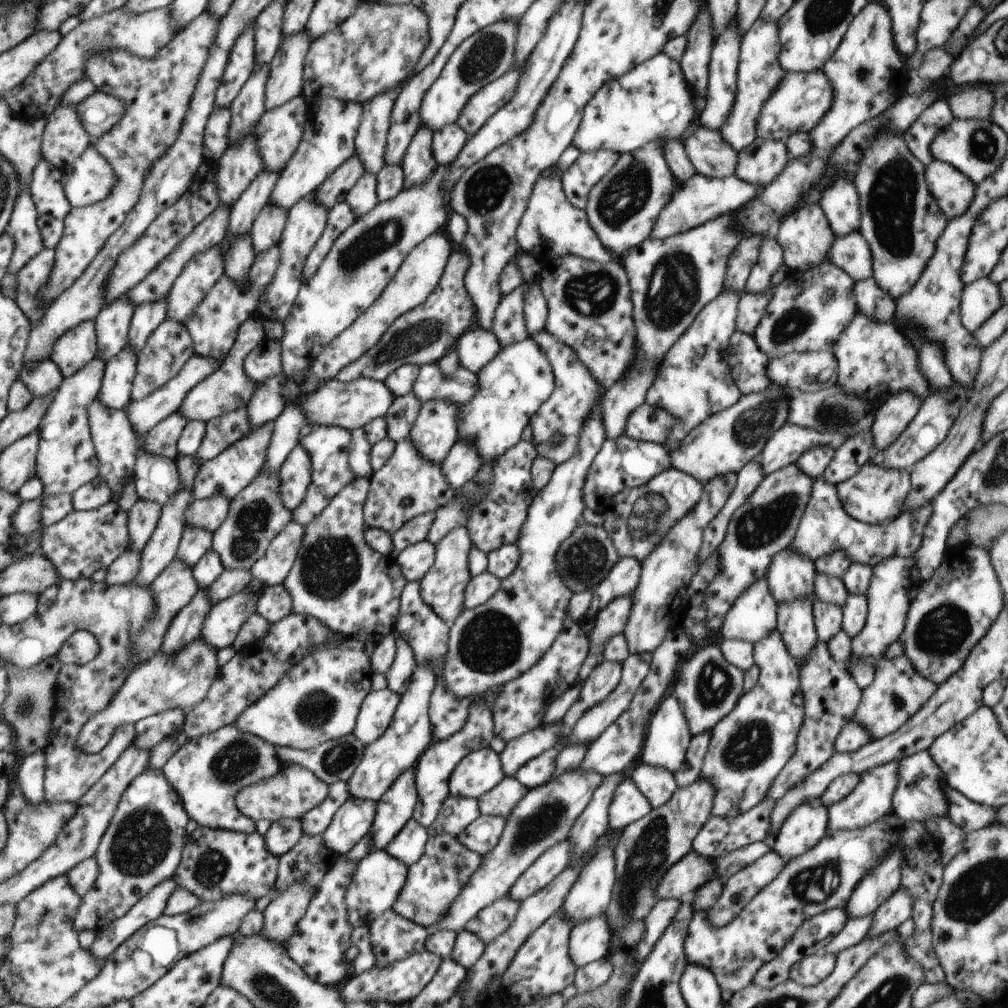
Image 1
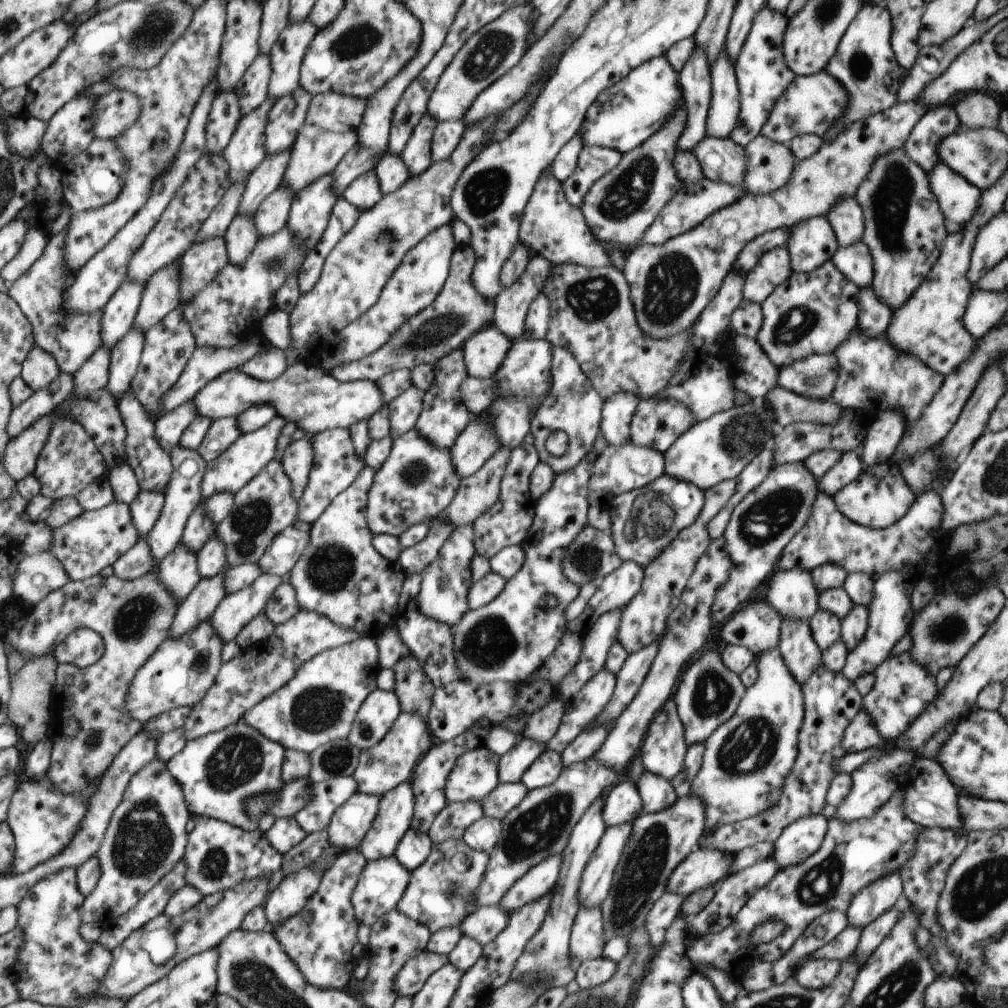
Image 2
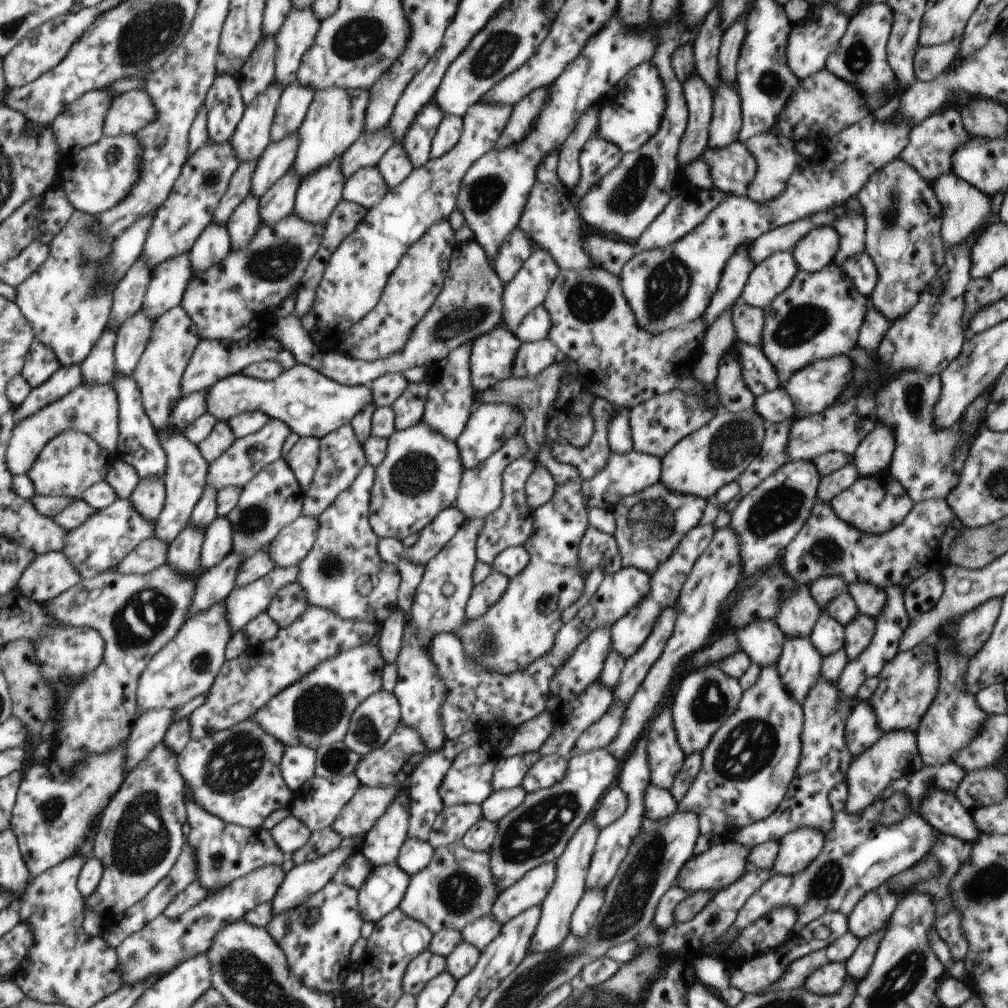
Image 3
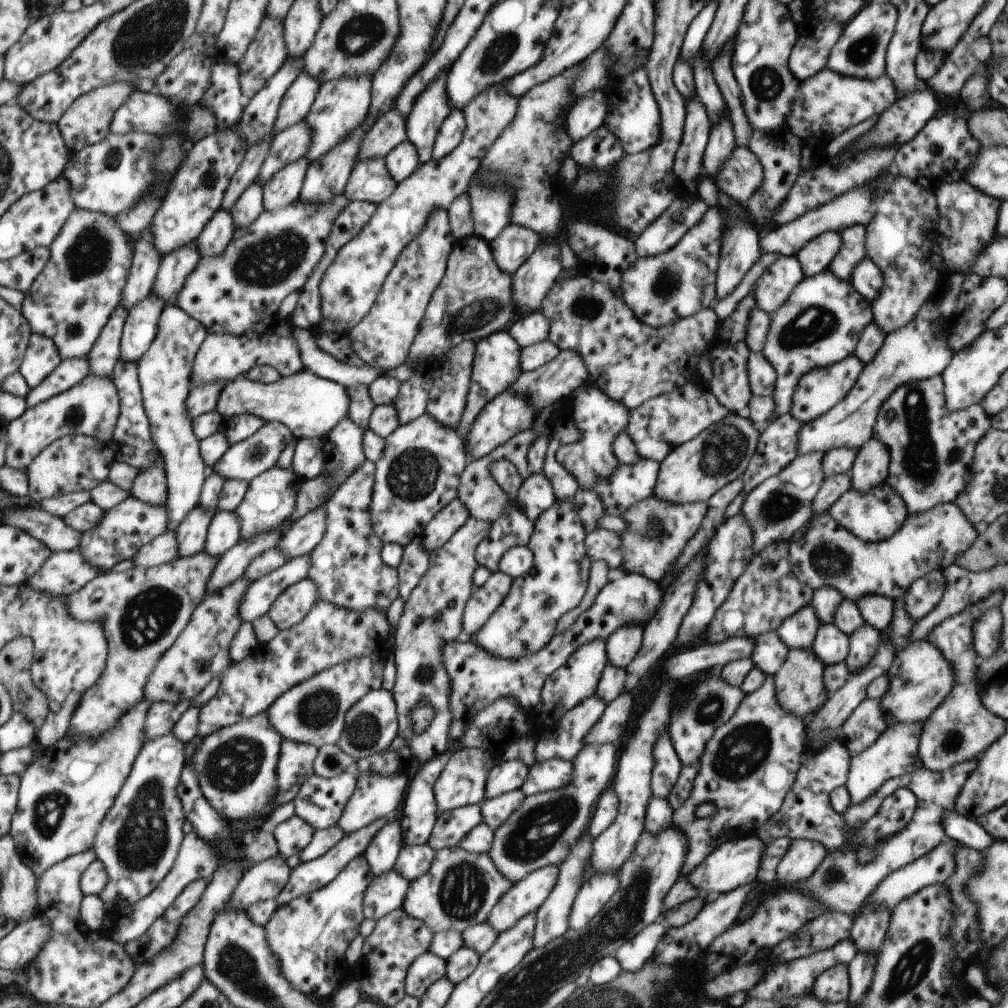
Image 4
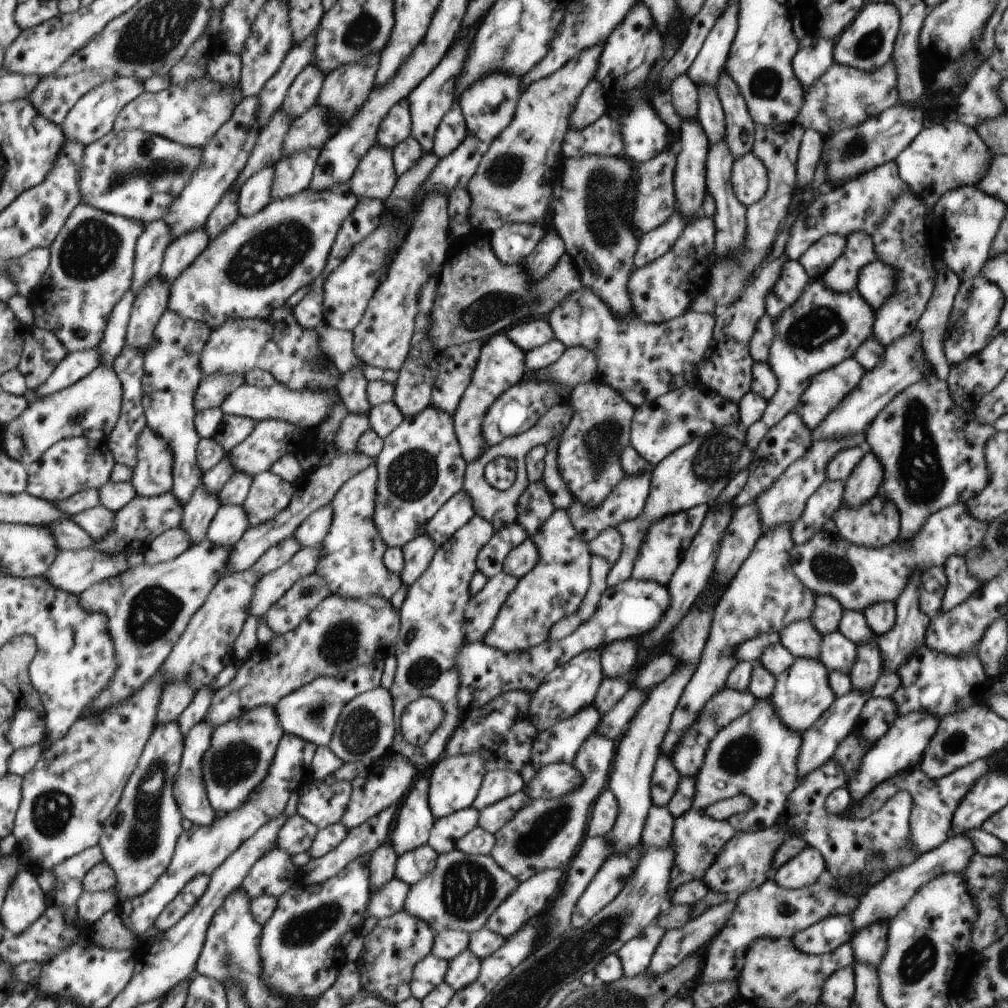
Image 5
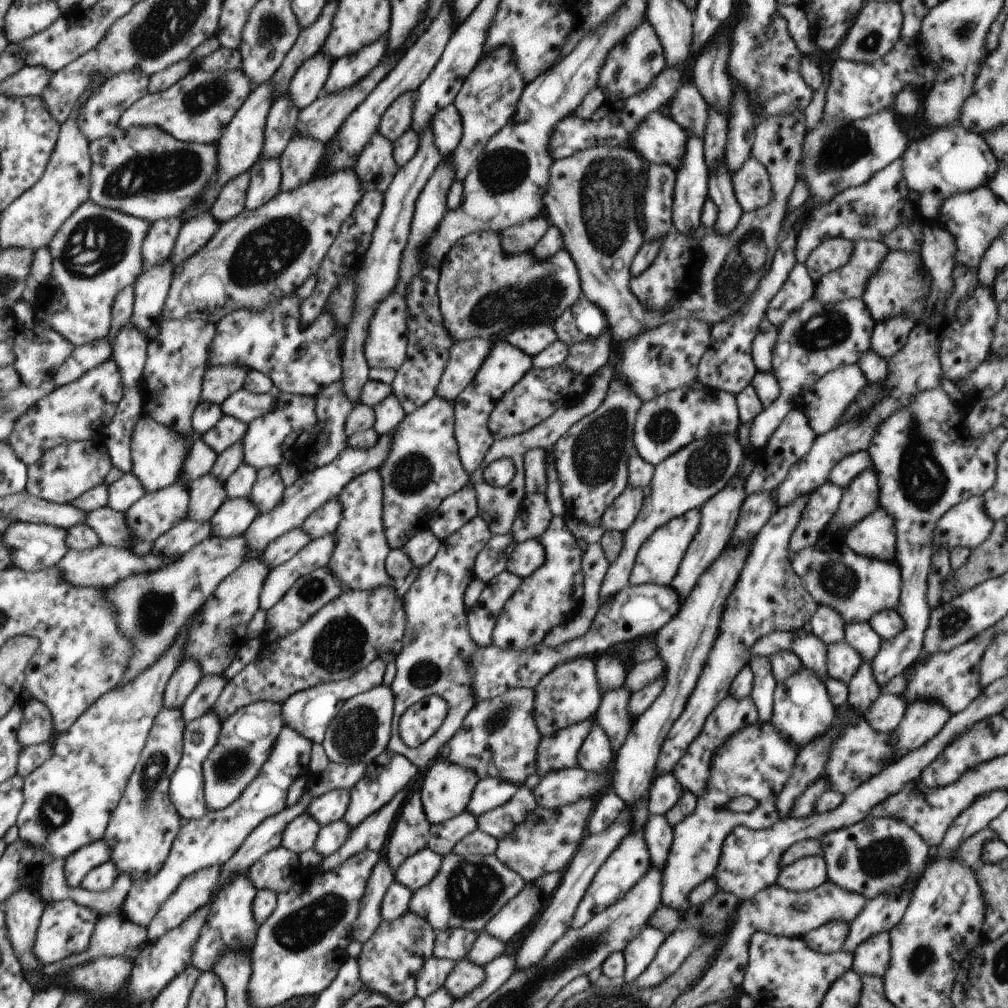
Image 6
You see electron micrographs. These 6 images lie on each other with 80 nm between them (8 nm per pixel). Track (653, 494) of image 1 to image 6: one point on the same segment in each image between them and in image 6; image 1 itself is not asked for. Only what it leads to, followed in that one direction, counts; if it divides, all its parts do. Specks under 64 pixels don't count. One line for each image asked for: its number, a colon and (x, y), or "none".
2: (644, 522)
3: (649, 524)
4: (657, 532)
5: (665, 543)
6: (658, 559)

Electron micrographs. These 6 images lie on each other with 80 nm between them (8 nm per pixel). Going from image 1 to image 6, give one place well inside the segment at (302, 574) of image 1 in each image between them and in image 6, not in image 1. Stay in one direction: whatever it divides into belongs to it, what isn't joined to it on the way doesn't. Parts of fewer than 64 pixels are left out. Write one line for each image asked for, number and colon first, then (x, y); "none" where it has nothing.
2: (340, 575)
3: (343, 572)
4: (346, 566)
5: (352, 564)
6: (358, 561)

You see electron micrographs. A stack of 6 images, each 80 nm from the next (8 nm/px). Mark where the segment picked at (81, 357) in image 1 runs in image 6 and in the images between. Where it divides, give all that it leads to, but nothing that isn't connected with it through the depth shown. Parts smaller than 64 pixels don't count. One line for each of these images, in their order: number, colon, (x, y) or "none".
2: (72, 340)
3: (68, 310)
4: (72, 300)
5: (92, 262)
6: (97, 252)

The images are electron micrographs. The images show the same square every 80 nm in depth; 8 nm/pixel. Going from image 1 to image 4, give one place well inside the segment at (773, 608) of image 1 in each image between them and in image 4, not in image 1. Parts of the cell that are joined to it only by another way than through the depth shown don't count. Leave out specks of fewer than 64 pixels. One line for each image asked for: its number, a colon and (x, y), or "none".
2: (757, 626)
3: (762, 640)
4: (770, 652)

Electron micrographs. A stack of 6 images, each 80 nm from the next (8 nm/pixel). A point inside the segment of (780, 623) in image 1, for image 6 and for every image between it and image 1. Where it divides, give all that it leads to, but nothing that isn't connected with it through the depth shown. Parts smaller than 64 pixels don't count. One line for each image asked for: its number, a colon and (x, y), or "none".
2: (799, 651)
3: (799, 664)
4: (799, 685)
5: (801, 695)
6: (802, 710)

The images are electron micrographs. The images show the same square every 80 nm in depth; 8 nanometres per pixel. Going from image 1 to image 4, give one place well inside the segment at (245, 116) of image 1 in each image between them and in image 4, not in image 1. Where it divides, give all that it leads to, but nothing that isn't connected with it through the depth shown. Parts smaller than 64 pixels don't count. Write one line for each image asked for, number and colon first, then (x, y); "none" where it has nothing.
2: (252, 91)
3: (257, 74)
4: (267, 54)

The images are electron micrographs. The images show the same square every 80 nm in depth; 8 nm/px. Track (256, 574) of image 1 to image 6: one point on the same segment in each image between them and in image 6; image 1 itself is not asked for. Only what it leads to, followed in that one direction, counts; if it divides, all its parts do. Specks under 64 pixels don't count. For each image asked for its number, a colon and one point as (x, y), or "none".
2: (282, 555)
3: (293, 543)
4: (304, 535)
5: (312, 531)
6: (325, 520)

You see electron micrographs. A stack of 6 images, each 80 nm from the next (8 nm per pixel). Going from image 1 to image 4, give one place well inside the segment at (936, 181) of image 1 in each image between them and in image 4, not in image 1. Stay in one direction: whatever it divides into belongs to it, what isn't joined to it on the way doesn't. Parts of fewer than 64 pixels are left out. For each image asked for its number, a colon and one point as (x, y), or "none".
2: (958, 200)
3: (966, 210)
4: (968, 218)

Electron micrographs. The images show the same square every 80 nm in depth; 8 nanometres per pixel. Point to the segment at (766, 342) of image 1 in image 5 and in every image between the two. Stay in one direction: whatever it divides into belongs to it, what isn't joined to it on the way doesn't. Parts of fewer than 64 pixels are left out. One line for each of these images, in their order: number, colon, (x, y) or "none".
2: (812, 313)
3: (817, 317)
4: (820, 324)
5: (823, 328)

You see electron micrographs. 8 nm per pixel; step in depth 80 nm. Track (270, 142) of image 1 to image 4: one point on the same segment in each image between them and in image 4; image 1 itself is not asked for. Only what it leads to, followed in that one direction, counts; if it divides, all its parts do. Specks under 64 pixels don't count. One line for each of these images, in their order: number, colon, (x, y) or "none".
2: (286, 118)
3: (294, 103)
4: (298, 100)

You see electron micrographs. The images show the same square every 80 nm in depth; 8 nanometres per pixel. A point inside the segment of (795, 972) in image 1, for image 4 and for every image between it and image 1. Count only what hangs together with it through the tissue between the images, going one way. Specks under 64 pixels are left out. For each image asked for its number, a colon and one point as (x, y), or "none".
2: (818, 973)
3: (827, 979)
4: (833, 985)

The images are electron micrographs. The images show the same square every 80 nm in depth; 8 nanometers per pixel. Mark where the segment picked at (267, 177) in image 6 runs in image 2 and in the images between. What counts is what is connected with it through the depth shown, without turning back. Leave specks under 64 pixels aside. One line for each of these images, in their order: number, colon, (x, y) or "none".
2: (241, 237)
3: (243, 224)
4: (249, 206)
5: (254, 196)

